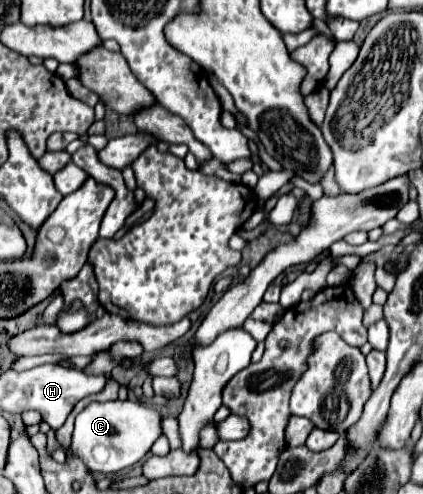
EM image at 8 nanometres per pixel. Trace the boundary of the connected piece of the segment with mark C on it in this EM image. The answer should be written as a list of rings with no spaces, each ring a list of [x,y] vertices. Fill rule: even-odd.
[[[117,399],[107,403],[91,403],[79,413],[75,421],[71,447],[73,453],[77,453],[91,471],[117,473],[141,461],[161,435],[163,435],[163,427],[161,427],[159,411],[145,407],[137,401]]]

